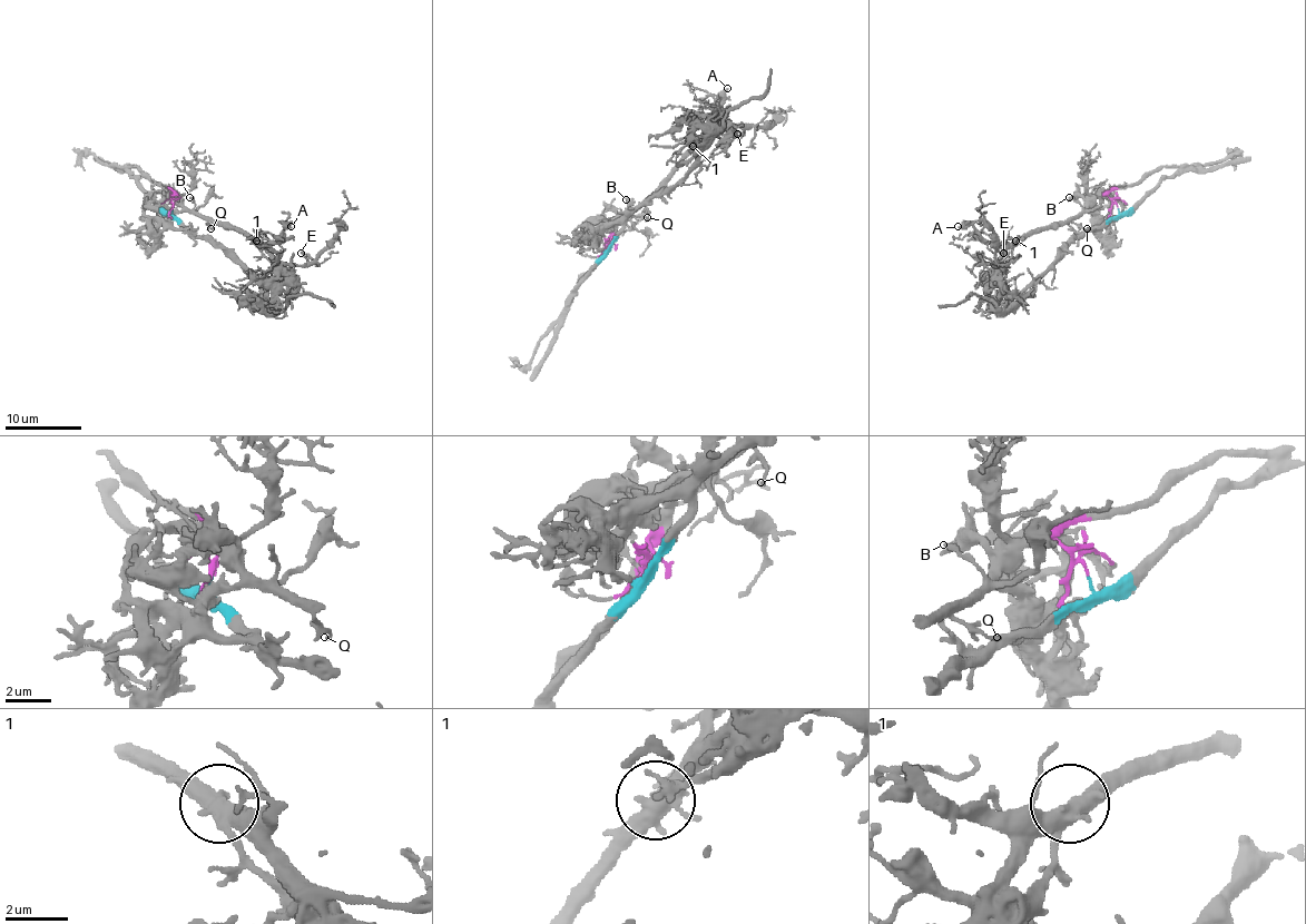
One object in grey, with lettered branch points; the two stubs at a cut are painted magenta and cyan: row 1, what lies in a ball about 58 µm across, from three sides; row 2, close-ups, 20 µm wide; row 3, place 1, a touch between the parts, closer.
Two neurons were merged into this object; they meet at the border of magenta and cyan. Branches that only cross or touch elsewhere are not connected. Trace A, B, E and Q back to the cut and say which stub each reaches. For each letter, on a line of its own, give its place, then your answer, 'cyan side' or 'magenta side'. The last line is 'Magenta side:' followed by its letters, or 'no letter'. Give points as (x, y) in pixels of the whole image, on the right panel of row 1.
A: place (958, 226); magenta side
B: place (1069, 197); magenta side
E: place (1003, 253); magenta side
Q: place (1087, 228); magenta side
Magenta side: A, B, E, Q

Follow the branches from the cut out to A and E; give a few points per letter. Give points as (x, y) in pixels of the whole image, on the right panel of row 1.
A: (1118, 206), (1105, 195), (1099, 195), (1076, 216), (1032, 229), (1013, 243), (988, 243), (971, 225), (958, 227)
E: (1118, 206), (1105, 195), (1099, 195), (1076, 216), (1024, 233), (995, 265), (1005, 257), (1003, 252)

